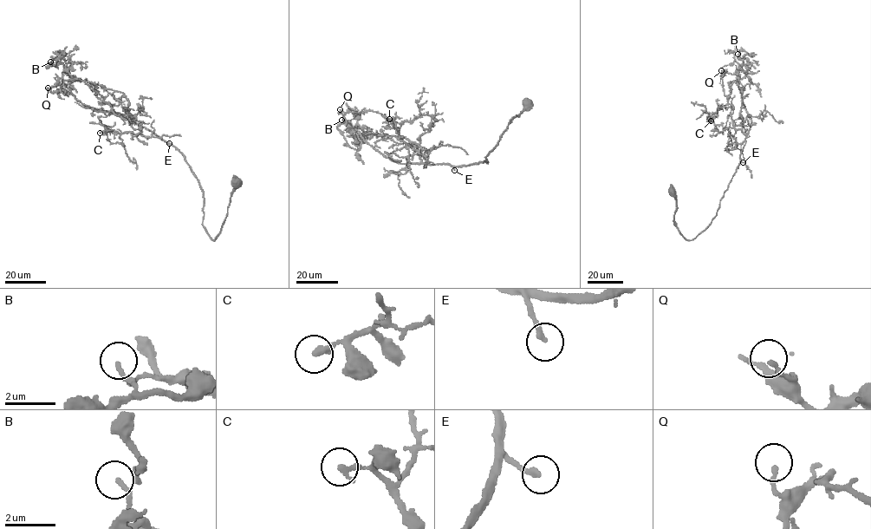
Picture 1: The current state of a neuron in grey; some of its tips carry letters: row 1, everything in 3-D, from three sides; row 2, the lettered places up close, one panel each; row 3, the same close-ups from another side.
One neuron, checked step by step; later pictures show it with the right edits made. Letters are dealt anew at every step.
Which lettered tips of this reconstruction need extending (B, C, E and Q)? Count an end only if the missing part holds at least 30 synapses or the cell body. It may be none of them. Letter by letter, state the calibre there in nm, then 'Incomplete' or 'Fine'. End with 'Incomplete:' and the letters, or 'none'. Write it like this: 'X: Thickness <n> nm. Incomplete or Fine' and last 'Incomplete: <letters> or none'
B: Thickness 110 nm. Fine
C: Thickness 240 nm. Fine
E: Thickness 220 nm. Incomplete
Q: Thickness 170 nm. Fine
Incomplete: E

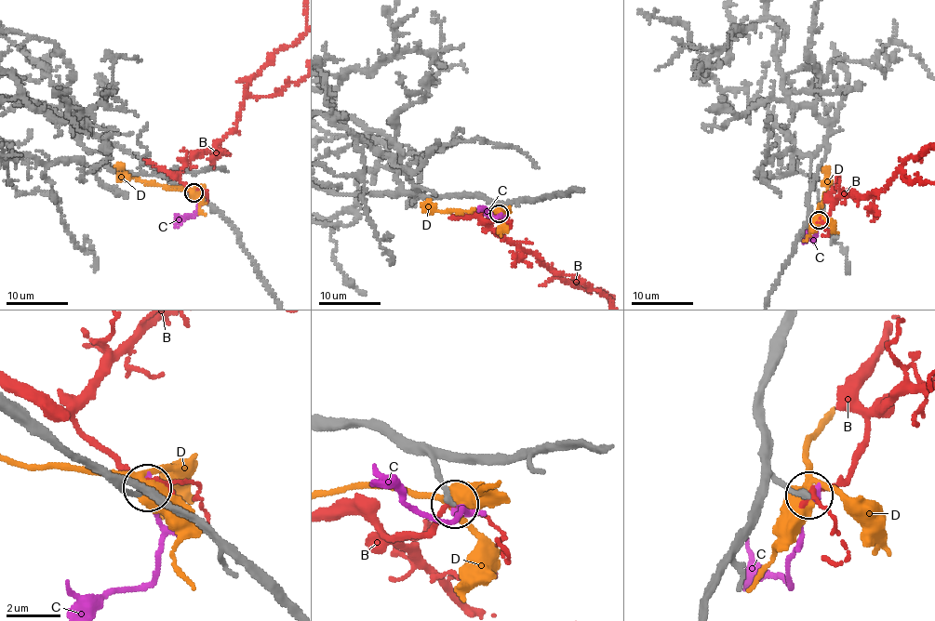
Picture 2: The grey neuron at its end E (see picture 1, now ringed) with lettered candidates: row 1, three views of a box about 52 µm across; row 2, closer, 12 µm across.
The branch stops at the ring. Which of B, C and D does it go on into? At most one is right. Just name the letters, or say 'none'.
none

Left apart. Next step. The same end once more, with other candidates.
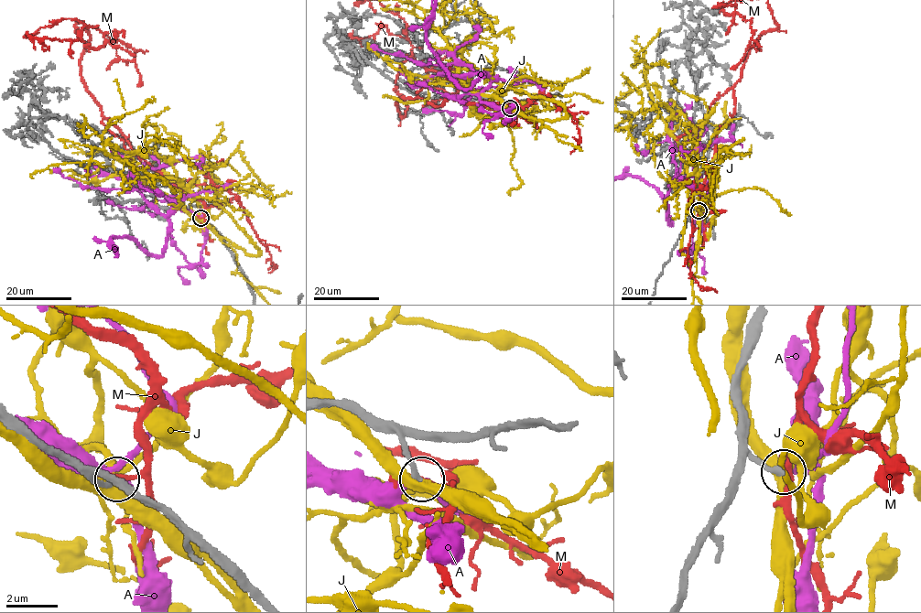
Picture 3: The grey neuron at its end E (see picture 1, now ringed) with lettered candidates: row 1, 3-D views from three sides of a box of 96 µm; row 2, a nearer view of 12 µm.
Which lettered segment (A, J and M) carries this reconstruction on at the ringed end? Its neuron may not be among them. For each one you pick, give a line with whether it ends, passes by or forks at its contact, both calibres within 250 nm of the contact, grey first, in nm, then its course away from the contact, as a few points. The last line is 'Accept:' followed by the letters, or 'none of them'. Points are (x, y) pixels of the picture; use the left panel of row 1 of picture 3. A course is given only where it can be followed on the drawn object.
Accept: none of them

